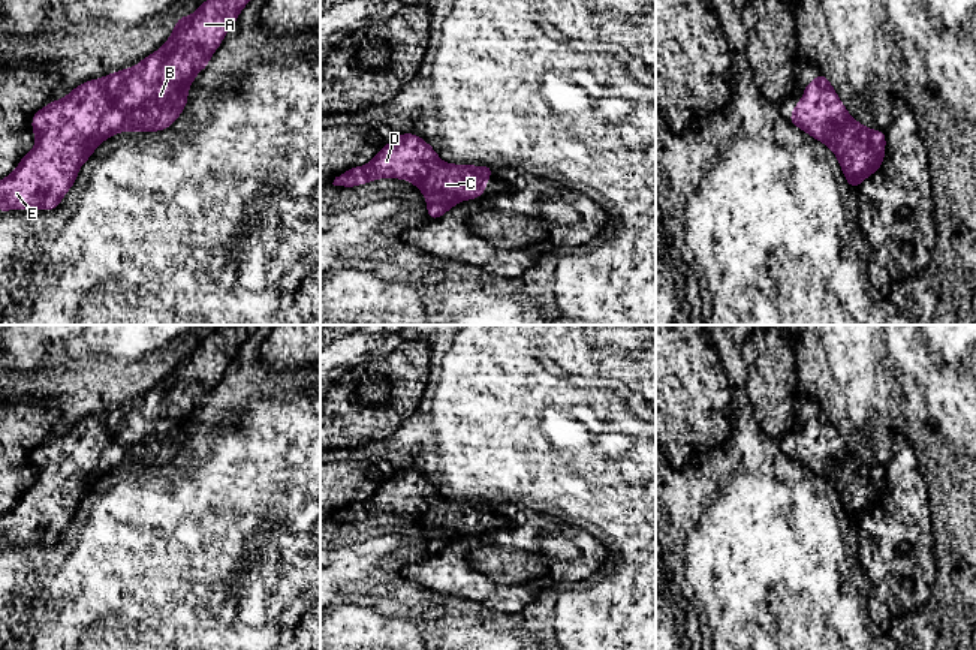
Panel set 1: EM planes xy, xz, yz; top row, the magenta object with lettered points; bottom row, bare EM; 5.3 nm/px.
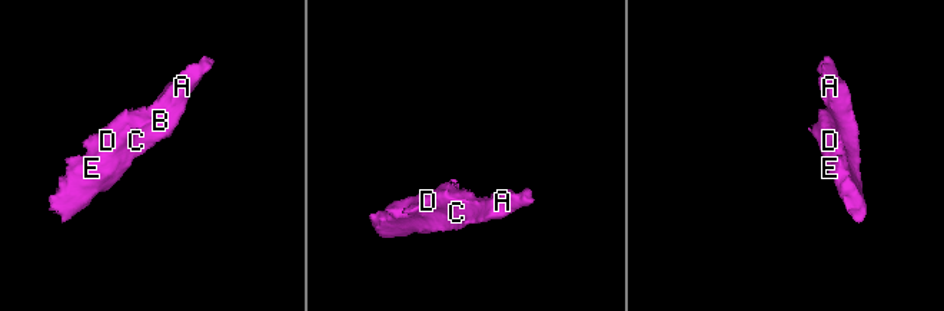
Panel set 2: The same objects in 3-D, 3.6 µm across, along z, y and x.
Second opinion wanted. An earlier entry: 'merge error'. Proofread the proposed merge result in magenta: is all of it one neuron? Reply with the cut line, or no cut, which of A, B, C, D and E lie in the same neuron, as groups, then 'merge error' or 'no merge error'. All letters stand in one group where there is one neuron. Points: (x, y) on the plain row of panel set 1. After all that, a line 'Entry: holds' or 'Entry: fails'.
no cut; A B C D E; no merge error
Entry: fails

